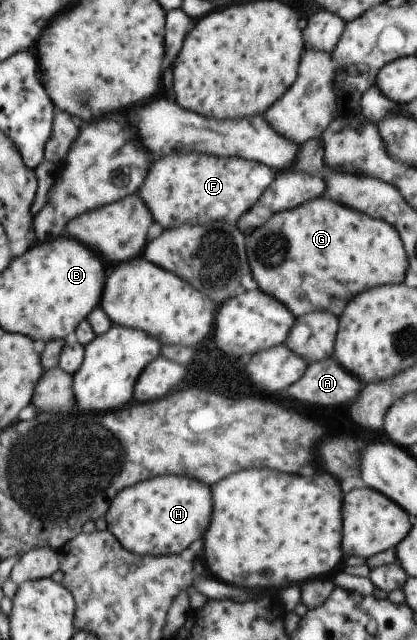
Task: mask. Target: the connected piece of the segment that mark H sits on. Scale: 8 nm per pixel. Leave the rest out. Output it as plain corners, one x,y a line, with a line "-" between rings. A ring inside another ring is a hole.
158,476
158,478
150,478
146,482
140,482
136,486
122,490
114,497
105,518
107,530
126,550
140,556
160,556
160,554
180,554
194,540
202,538
208,526
210,514
212,514
212,494
206,484
186,478
186,476
184,478
182,476

